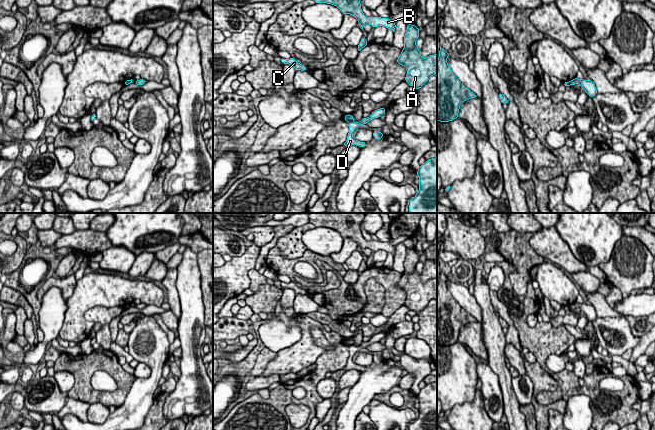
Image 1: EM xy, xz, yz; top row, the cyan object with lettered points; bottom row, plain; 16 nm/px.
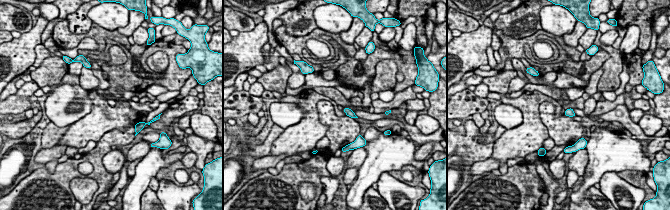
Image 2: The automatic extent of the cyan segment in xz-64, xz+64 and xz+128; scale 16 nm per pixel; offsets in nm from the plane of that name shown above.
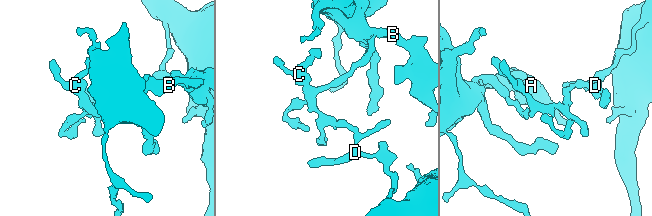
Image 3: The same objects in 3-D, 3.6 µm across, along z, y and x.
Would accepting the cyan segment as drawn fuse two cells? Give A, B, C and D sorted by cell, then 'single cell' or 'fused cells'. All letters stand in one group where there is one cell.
A B C / D; fused cells

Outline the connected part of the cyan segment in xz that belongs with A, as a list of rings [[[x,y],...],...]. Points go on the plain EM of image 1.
[[[407,248],[407,254],[404,260],[404,272],[397,282],[397,287],[403,289],[407,298],[405,305],[409,310],[417,314],[421,312],[428,303],[437,300],[437,278],[426,282],[421,281],[421,274],[416,270],[416,264],[419,262],[419,253],[416,249]]]

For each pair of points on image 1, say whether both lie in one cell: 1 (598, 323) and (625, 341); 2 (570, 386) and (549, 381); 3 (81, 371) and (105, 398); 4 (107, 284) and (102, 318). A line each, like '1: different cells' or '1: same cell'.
1: same cell
2: different cells
3: same cell
4: different cells

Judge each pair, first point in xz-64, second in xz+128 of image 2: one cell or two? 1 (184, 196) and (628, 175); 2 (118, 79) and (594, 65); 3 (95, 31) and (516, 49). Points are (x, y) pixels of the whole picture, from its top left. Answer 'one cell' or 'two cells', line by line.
1: two cells
2: one cell
3: one cell

